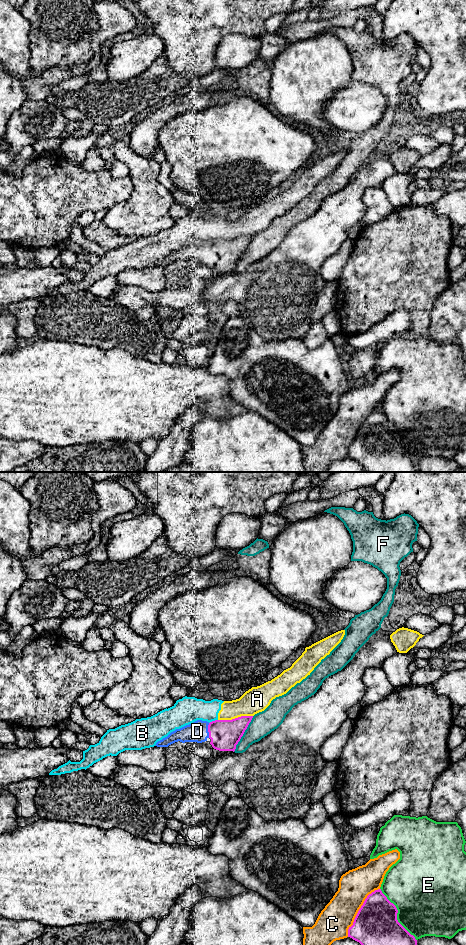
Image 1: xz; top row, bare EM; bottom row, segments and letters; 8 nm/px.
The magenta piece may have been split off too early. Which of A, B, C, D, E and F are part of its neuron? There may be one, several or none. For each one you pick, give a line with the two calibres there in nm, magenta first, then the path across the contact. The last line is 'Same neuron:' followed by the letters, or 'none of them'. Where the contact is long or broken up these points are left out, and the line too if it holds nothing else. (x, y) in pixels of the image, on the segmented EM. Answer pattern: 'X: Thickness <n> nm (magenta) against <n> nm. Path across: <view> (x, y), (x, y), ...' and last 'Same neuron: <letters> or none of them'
D: Thickness 240 nm (magenta) against 160 nm
Same neuron: D

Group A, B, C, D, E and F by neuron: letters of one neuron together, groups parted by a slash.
A B / C / D / E / F

